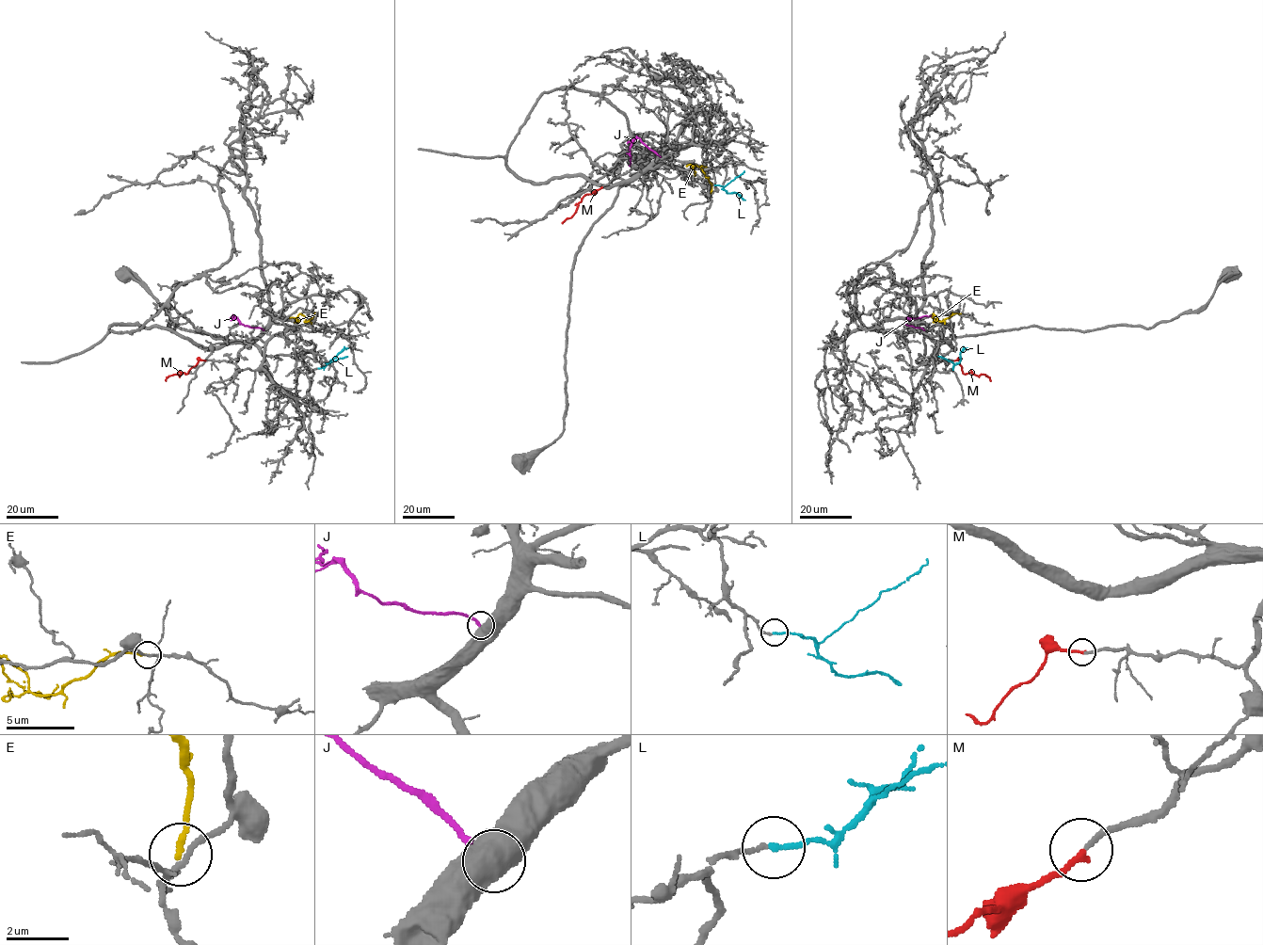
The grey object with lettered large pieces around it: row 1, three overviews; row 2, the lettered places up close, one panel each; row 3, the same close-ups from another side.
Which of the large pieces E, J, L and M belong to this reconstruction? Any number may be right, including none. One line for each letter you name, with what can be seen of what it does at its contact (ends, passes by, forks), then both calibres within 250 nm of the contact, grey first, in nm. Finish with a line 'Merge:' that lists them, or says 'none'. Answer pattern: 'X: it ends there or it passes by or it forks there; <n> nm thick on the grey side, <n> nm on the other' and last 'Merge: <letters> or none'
L: it ends there; 130 nm thick on the grey side, 170 nm on the other
M: it ends there; 160 nm thick on the grey side, 190 nm on the other
Merge: L, M

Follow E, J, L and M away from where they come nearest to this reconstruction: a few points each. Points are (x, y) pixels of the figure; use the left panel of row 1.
E: (314, 313), (308, 321), (300, 313), (296, 318), (298, 321), (298, 319)
J: (263, 329), (244, 326), (232, 314)
L: (318, 368), (324, 368), (348, 348)
M: (205, 360), (199, 360), (187, 374), (169, 376), (166, 380)

